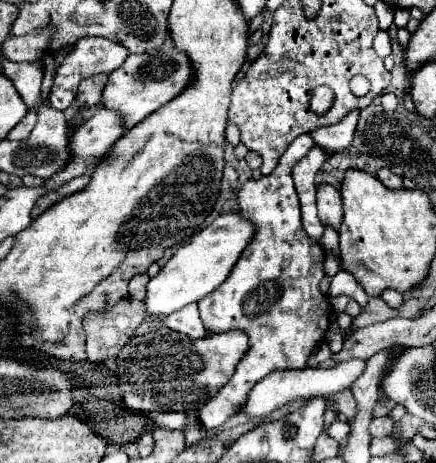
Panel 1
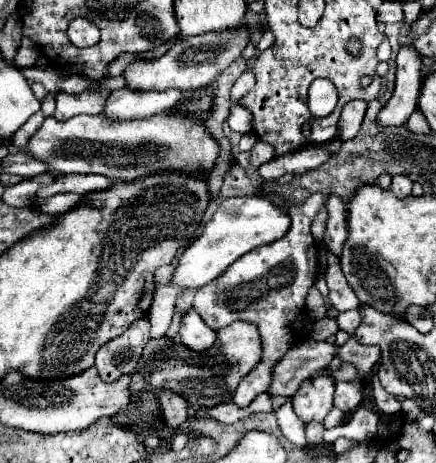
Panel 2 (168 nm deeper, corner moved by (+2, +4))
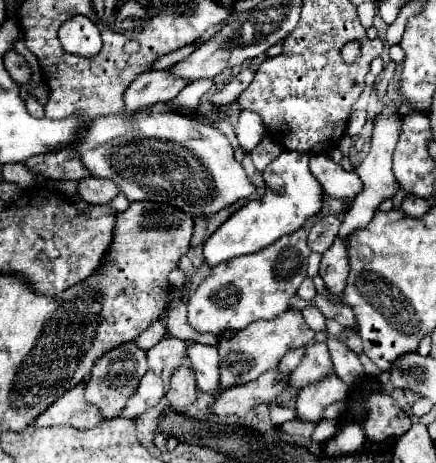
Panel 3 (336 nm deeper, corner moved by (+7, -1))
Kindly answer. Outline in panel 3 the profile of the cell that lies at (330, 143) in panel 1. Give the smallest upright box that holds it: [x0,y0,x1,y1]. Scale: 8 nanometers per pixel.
[346,111,366,135]

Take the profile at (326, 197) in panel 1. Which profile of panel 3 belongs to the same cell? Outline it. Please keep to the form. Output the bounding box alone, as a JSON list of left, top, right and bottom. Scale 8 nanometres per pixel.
[320,239,350,299]

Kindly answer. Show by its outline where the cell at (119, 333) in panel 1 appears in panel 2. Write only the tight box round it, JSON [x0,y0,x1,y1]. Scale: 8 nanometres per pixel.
[95,316,149,382]

